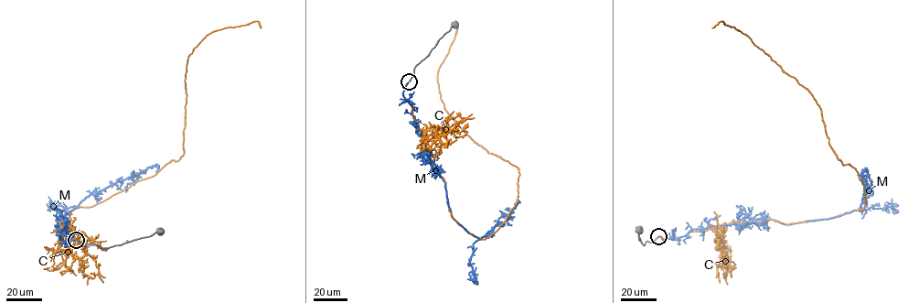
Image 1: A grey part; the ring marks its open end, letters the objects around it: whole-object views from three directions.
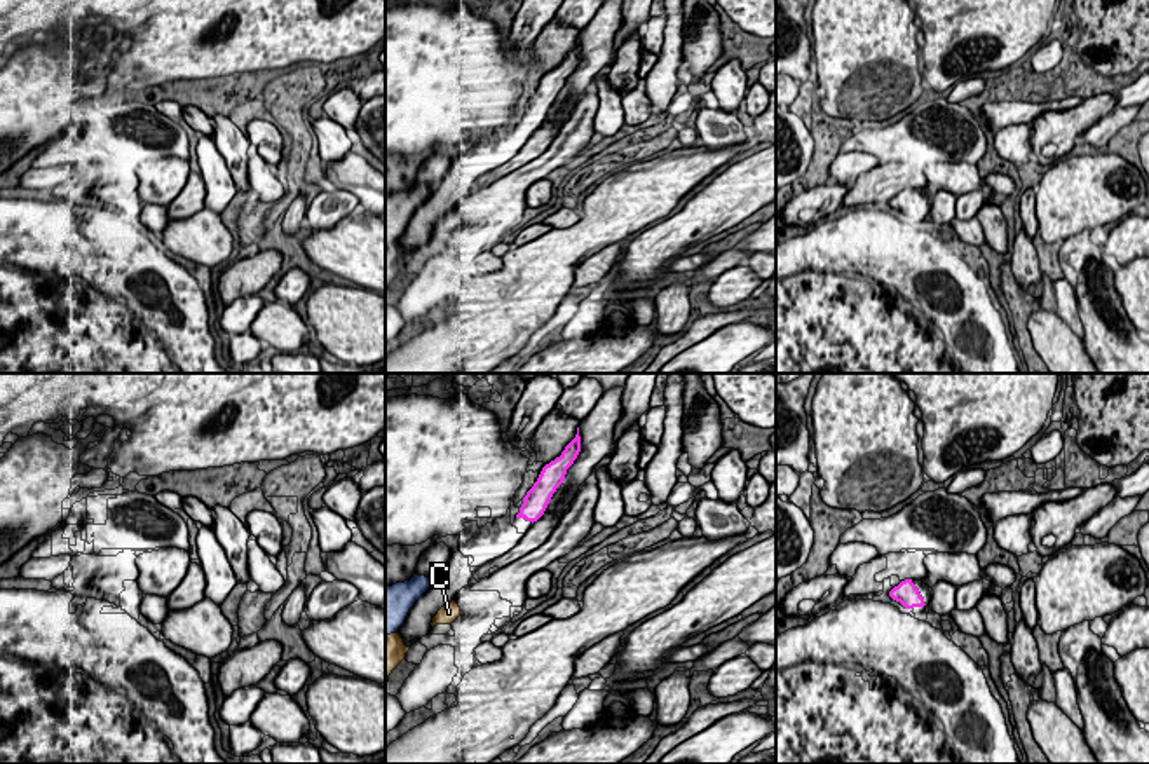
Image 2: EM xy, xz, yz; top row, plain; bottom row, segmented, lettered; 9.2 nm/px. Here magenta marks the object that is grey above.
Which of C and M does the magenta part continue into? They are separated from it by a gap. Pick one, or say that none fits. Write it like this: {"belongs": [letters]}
{"belongs": []}

